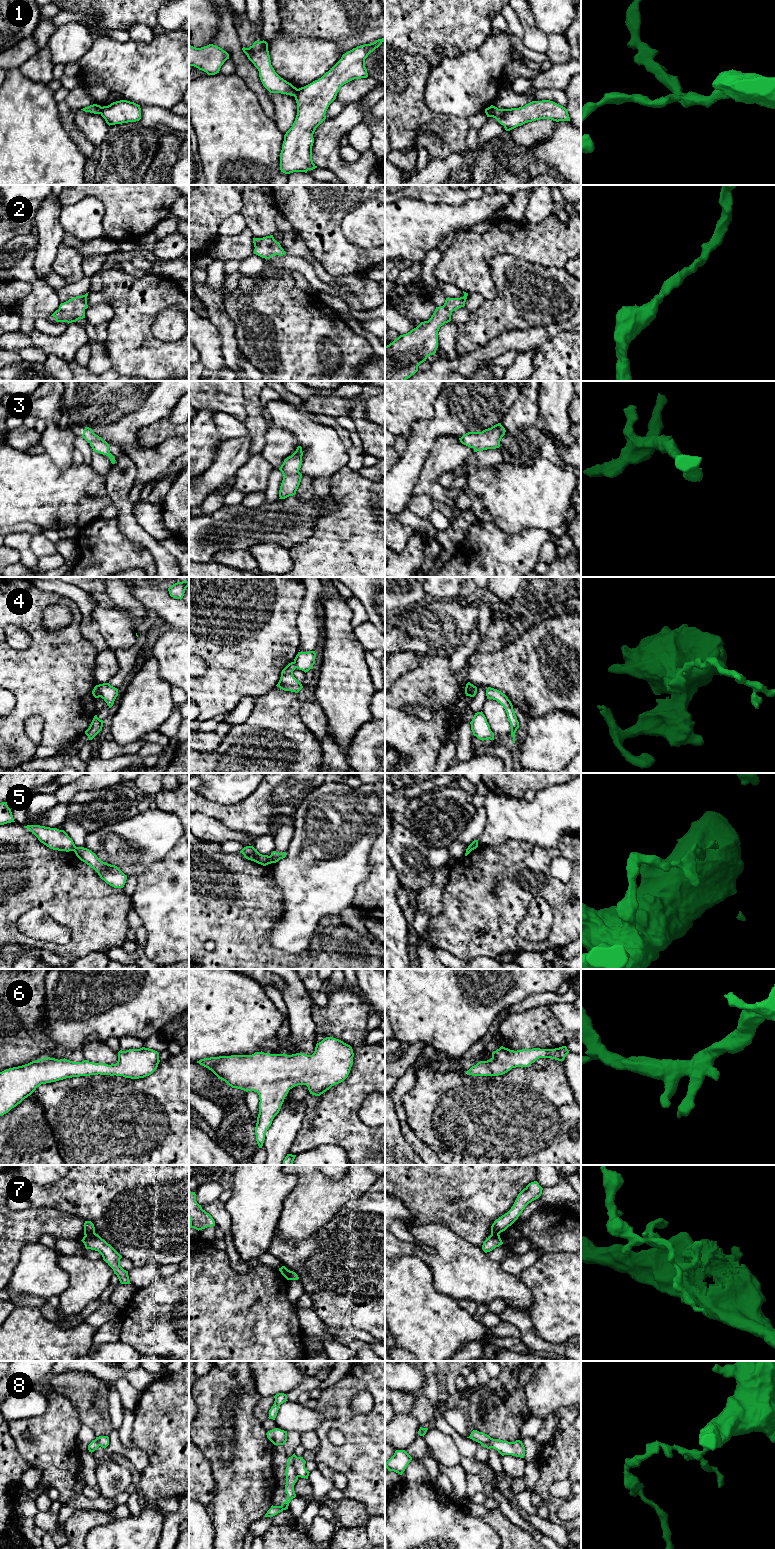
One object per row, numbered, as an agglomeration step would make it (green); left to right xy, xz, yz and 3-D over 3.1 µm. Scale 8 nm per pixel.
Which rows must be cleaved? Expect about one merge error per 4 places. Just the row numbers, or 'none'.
1, 4, 5, 7, 8

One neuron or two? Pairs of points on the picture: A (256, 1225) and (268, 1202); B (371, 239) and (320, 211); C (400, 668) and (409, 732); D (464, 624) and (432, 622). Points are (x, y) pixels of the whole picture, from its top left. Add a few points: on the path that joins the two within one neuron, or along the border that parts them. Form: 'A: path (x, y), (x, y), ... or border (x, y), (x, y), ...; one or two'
A: path (256, 1219), (256, 1214), (262, 1208); one
B: border (358, 207), (341, 223), (344, 237), (352, 244); two
C: border (420, 661), (415, 668), (402, 674), (395, 681); two
D: path (456, 624), (440, 624); one

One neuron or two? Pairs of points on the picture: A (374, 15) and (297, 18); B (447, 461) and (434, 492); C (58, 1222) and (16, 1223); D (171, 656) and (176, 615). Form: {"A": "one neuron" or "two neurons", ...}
{"A": "one neuron", "B": "one neuron", "C": "one neuron", "D": "two neurons"}

